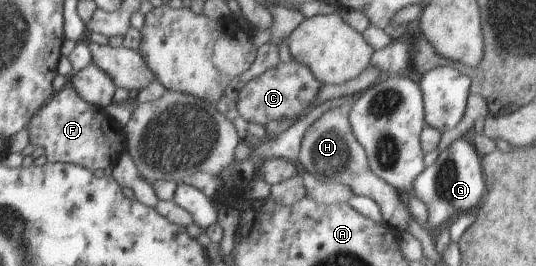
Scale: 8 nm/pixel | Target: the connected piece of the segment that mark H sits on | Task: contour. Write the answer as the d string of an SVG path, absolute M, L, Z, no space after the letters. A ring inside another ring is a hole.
M331 108L306 129L300 143L298 166L302 171L314 174L325 181L335 180L336 183L348 185L356 196L372 198L378 204L386 225L397 232L406 231L411 220L408 206L402 198L402 194L406 192L396 190L372 172L364 148L352 134L348 114L341 108Z

